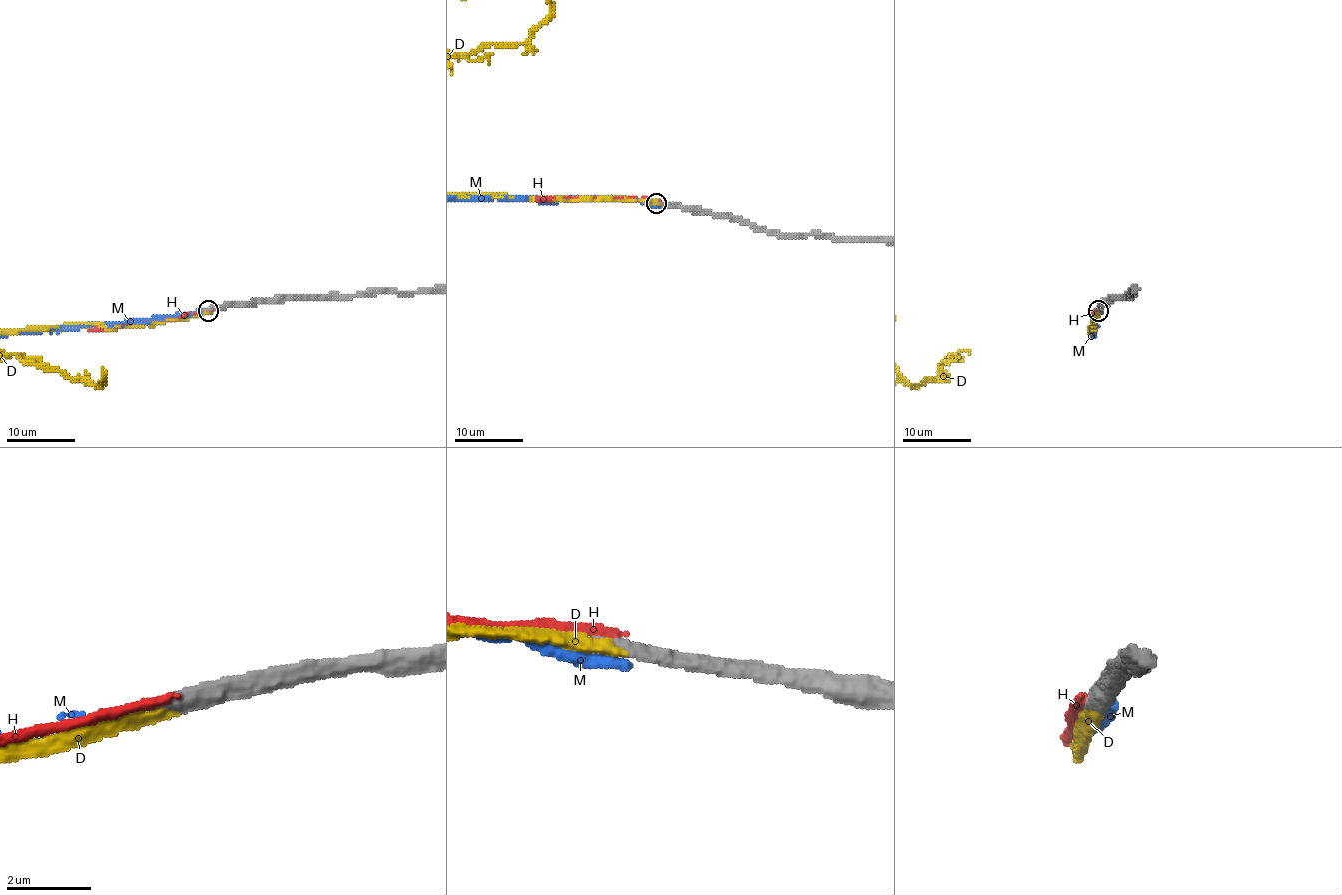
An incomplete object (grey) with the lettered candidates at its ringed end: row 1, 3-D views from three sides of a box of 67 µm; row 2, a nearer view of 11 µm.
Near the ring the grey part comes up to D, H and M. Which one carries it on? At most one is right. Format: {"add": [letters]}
{"add": ["D"]}

